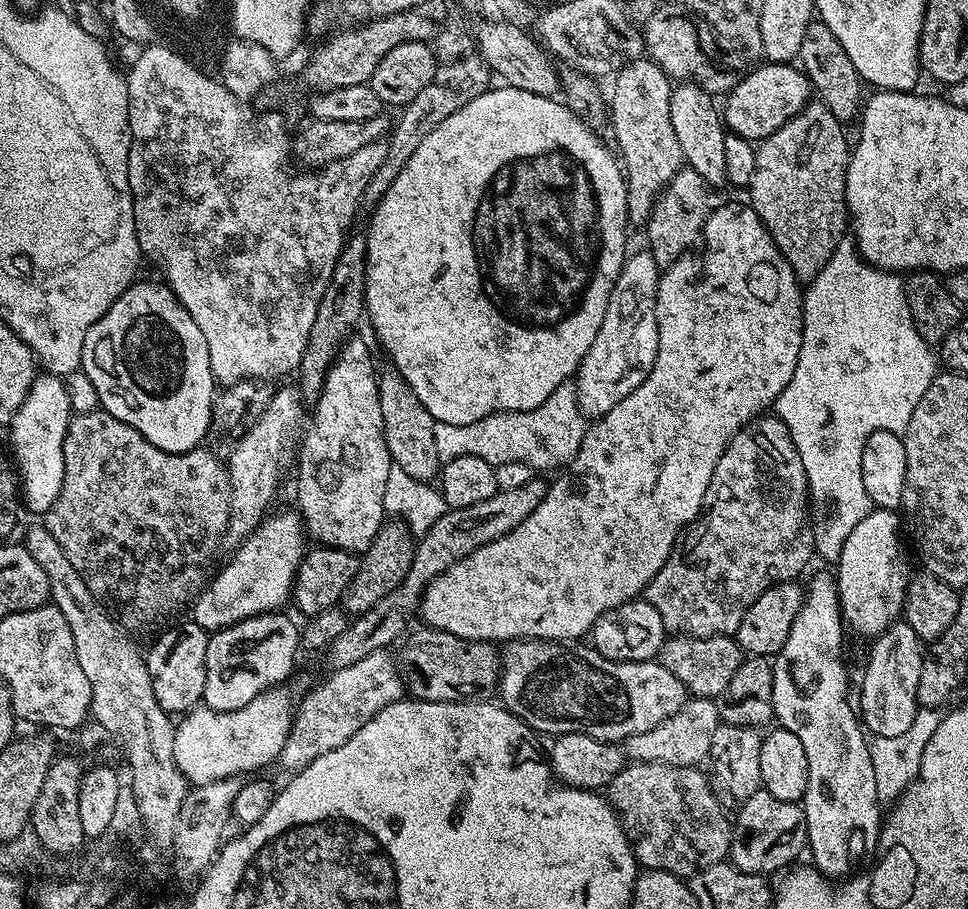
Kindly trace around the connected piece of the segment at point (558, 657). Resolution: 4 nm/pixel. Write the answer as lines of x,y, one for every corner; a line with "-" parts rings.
535,638
530,640
513,640
505,643
502,648
502,667
500,669
500,682
498,685
498,696
502,701
503,707
514,713
522,723
540,734
543,734
543,732
552,732
551,734
577,732
578,734
590,734
590,738
598,738
599,740
624,742
634,734
646,734
646,730
654,730
654,726
658,726
666,718
678,714
678,710
689,699
690,694
684,689
682,682
678,682
678,678
674,678
674,674
670,674
670,670
666,670
664,663
657,662
656,660
643,660
642,662
608,660
603,654
597,652
595,648
591,646
583,648
582,645
583,643
580,642
567,644
555,640
538,640

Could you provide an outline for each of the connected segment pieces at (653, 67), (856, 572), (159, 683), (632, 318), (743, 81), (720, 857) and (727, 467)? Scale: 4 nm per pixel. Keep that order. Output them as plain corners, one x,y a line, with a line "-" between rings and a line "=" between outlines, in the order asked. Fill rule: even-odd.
651,58
630,61
615,74
612,82
612,130
620,146
618,154
626,173
628,222
633,229
643,229
665,186
680,168
685,167
682,146
678,146
678,138
670,122
670,98
674,84
669,73
=
876,508
866,514
866,518
858,522
858,526
854,526
850,538
846,538
846,546
842,546
842,554
835,565
834,575
840,590
840,614
849,633
857,632
860,636
875,638
883,629
901,619
910,571
908,572
908,564
904,561
904,552
900,549
900,528
902,532
901,517
899,520
893,509
=
195,622
180,624
177,628
168,628
152,644
152,649
146,652
146,663
150,670
150,682
154,686
154,698
158,698
158,706
169,714
187,714
197,707
204,699
206,686
206,646
209,633
=
643,251
633,256
631,253
625,259
618,282
614,282
602,326
590,350
586,350
586,358
582,358
576,369
576,397
585,417
599,418
614,410
622,398
634,394
634,390
646,382
654,366
654,358
658,354
656,299
662,270
654,262
651,251
=
771,62
761,63
761,68
753,70
749,76
741,75
737,79
736,85
731,92
727,93
725,104
722,104
722,115
727,131
734,136
741,136
753,142
759,142
767,138
770,134
785,127
789,121
795,121
808,104
808,96
813,95
812,85
808,82
808,77
795,63
774,64
=
638,760
625,763
623,770
614,774
606,800
616,811
641,869
666,870
691,878
729,859
733,825
711,793
709,777
700,771
699,767
679,768
=
760,414
751,422
744,425
738,434
734,434
732,441
724,448
718,466
714,466
714,474
710,478
710,486
706,490
704,506
699,516
692,521
690,527
683,533
682,539
677,543
668,561
658,570
658,574
648,583
646,599
654,610
658,610
664,623
665,633
683,634
686,636
732,636
738,630
746,610
754,606
754,602
766,591
776,584
787,584
797,579
796,575
808,564
808,559
814,556
814,532
808,529
808,498
810,489
806,470
802,466
802,458
798,458
798,450
790,438
790,430
775,414

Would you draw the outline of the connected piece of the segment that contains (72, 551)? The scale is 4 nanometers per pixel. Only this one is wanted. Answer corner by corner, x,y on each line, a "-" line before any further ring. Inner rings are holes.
95,410
96,412
84,412
73,415
68,424
66,438
62,446
62,458
64,459
64,473
62,474
62,490
58,490
58,498
54,506
46,513
46,526
52,537
62,546
66,558
70,558
70,566
78,570
82,582
96,595
97,600
105,605
113,617
125,629
144,628
151,620
164,616
168,608
164,605
167,598
168,583
175,578
176,572
183,570
187,564
200,564
208,560
216,552
216,547
221,547
224,532
228,529
230,518
230,478
225,461
220,460
212,452
207,452
204,446
191,448
189,452
167,452
158,446
154,446
141,432
134,430
126,422
114,418
109,412

